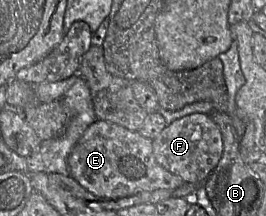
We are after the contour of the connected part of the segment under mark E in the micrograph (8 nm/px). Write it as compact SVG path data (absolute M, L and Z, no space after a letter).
M97 119L90 124L68 158L70 175L97 196L126 197L157 189L175 190L185 182L181 177L160 166L154 156L153 139L144 137L140 130L130 130L118 123Z

